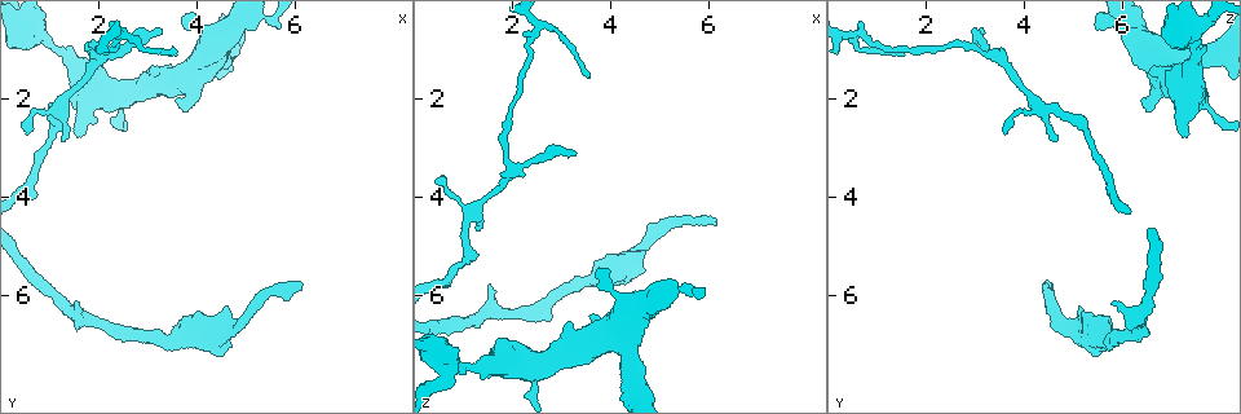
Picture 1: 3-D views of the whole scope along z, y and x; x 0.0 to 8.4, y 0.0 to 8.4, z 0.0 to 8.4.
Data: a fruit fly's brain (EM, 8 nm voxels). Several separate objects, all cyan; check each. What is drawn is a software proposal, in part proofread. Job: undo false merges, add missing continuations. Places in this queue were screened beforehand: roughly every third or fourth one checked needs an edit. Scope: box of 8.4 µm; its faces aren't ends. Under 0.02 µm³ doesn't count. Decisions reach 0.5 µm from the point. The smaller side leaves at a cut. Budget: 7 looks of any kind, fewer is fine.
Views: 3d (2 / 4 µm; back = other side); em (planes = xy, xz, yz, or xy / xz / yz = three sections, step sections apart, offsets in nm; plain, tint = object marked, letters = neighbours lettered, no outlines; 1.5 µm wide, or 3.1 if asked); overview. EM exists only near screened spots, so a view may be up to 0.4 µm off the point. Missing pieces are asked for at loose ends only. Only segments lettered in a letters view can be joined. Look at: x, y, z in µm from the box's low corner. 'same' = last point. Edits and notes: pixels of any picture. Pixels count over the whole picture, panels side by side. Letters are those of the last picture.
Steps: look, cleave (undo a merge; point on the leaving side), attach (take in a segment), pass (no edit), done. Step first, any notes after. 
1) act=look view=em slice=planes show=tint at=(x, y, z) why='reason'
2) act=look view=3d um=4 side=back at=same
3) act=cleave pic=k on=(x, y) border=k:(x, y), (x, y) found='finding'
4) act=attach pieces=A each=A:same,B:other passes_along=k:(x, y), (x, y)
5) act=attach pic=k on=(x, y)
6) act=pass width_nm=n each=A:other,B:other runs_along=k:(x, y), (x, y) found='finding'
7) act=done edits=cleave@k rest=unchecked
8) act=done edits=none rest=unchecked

act=look view=em slice=planes show=letters at=(3.50, 1.00, 1.55) why='thin end'

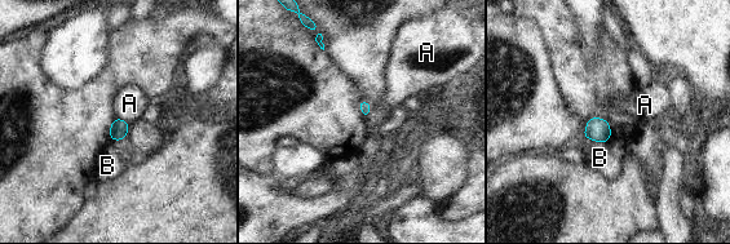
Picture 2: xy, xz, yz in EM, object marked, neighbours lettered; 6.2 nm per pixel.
act=pass longest_contact=A:100nm each=A:other,B:other border=2:(115, 118), (120, 118), (128, 124) found='no lettered segment goes on from it'

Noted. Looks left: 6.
act=look view=3d um=4 at=(2.00, 1.15, 3.40) why='thin neck'

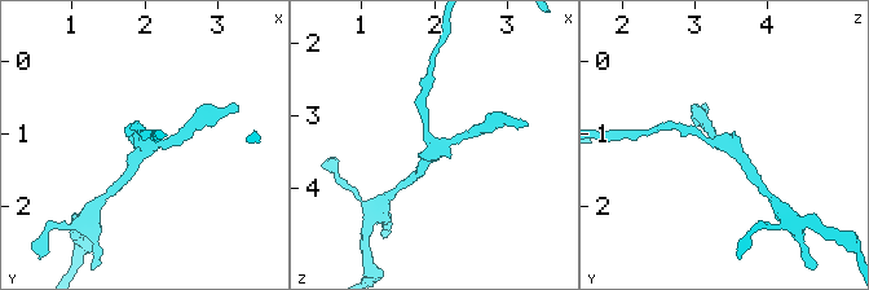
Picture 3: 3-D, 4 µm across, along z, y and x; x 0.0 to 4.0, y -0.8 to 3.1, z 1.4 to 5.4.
act=look view=em slice=planes show=letters at=(1.95, 1.15, 3.40) arms=3

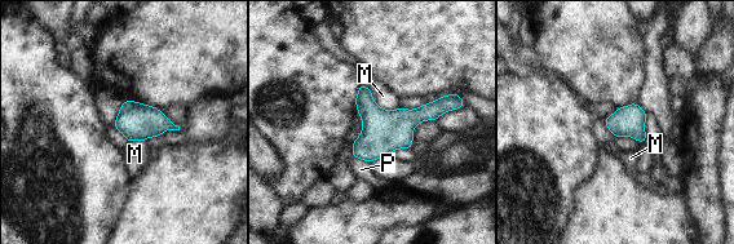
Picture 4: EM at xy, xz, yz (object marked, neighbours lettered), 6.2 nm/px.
act=pass width_nm=240 each=M:other,P:other found='continuous, no second neuron'

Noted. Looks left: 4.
act=look view=em slice=xz step=4 show=tint at=(3.60, 2.00, 6.35) why='an open end'

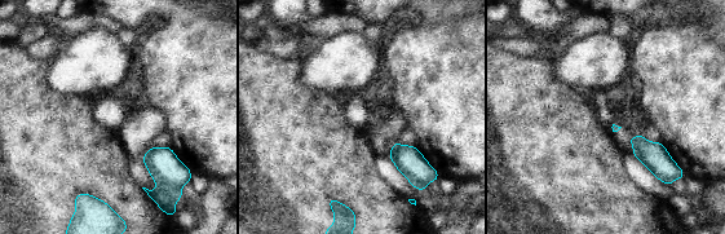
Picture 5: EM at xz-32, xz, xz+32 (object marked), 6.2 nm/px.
act=look view=em slice=planes show=letters at=same

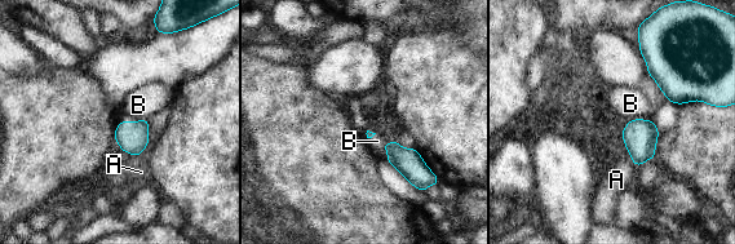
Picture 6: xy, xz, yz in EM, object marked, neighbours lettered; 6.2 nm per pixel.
act=pass each=A:other,B:other border=6:(395, 140), (384, 146), (386, 159) found='no lettered segment goes on from it'

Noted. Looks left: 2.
act=done edits=none rest=unchecked

